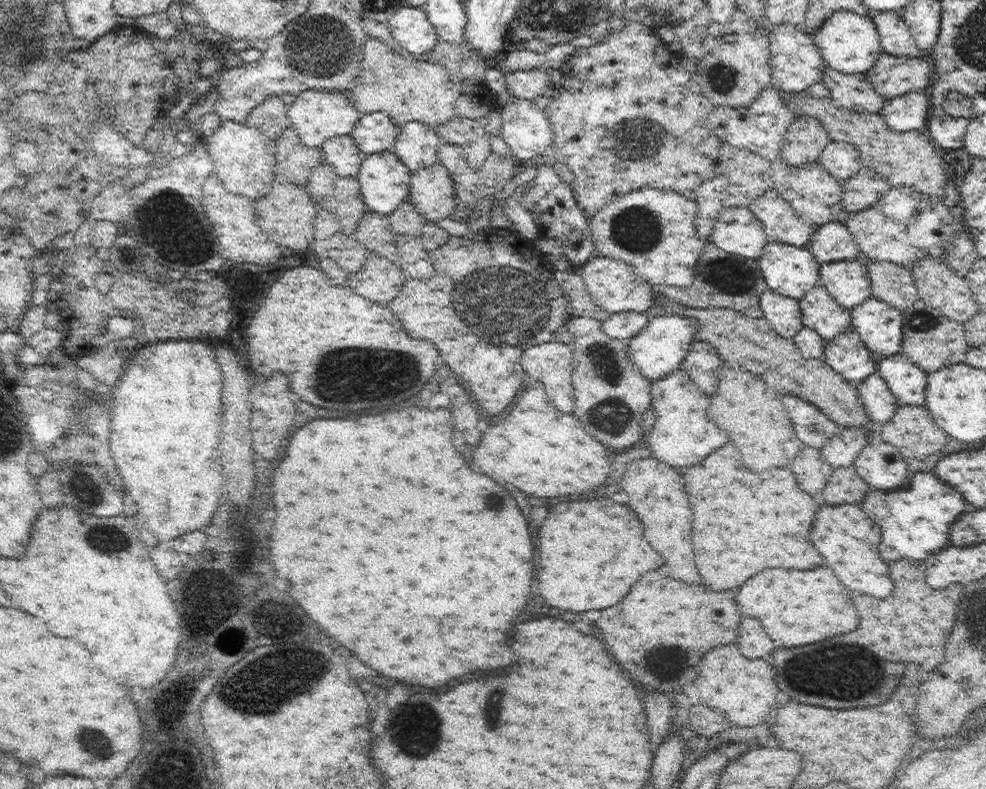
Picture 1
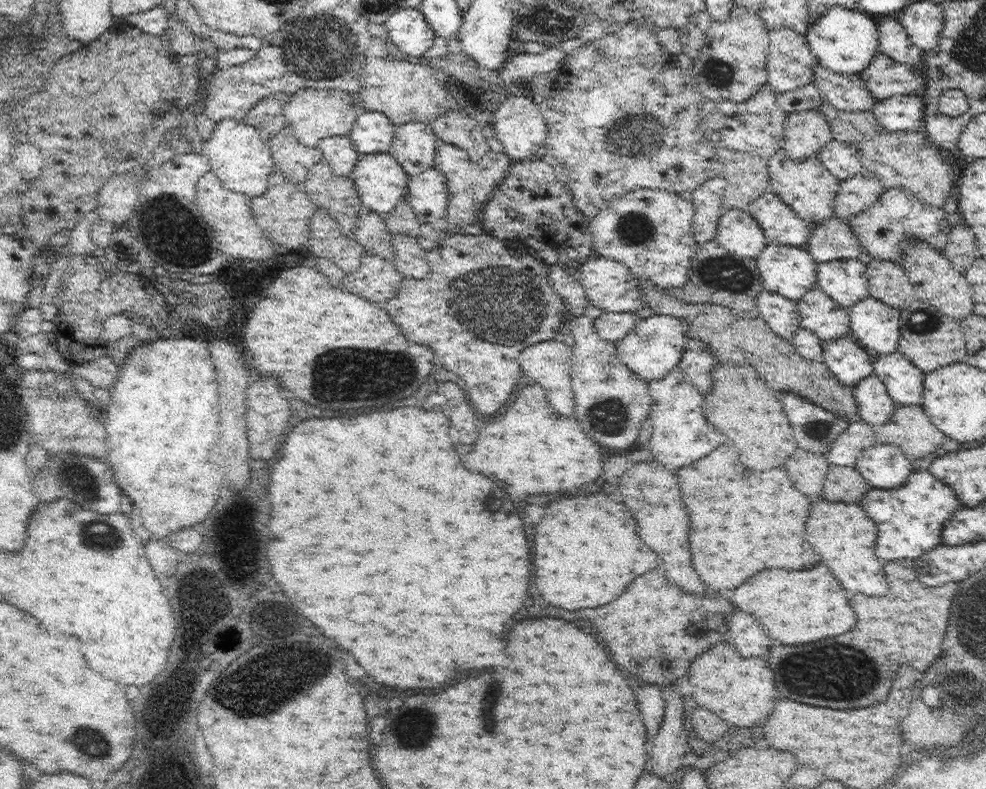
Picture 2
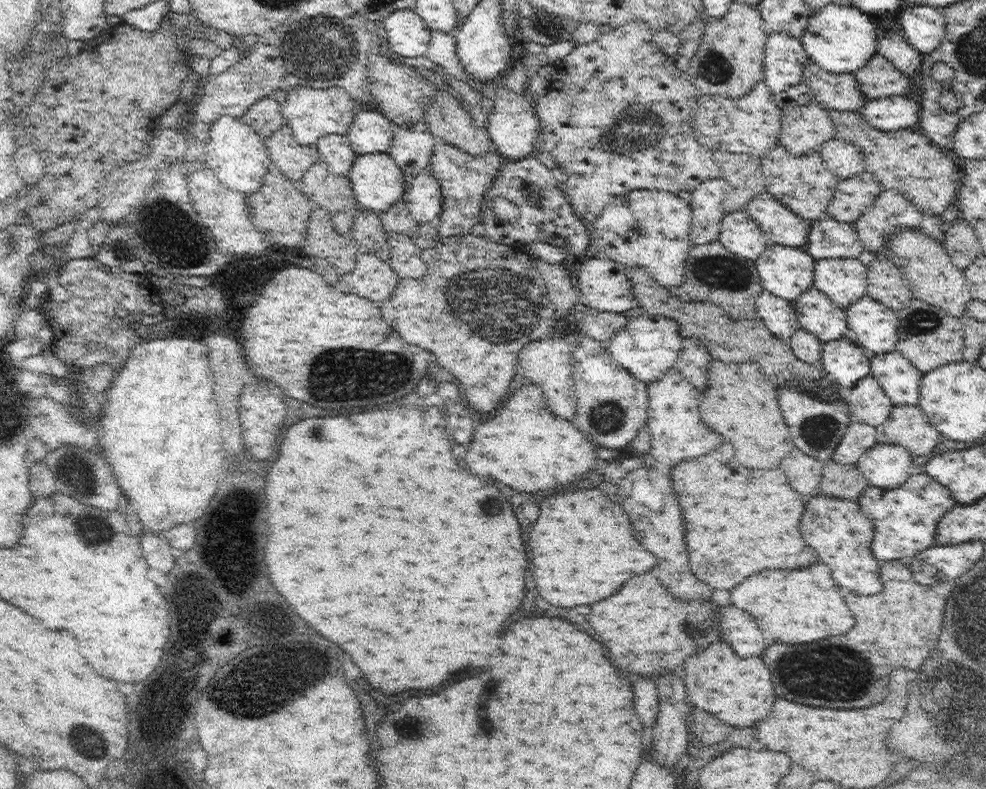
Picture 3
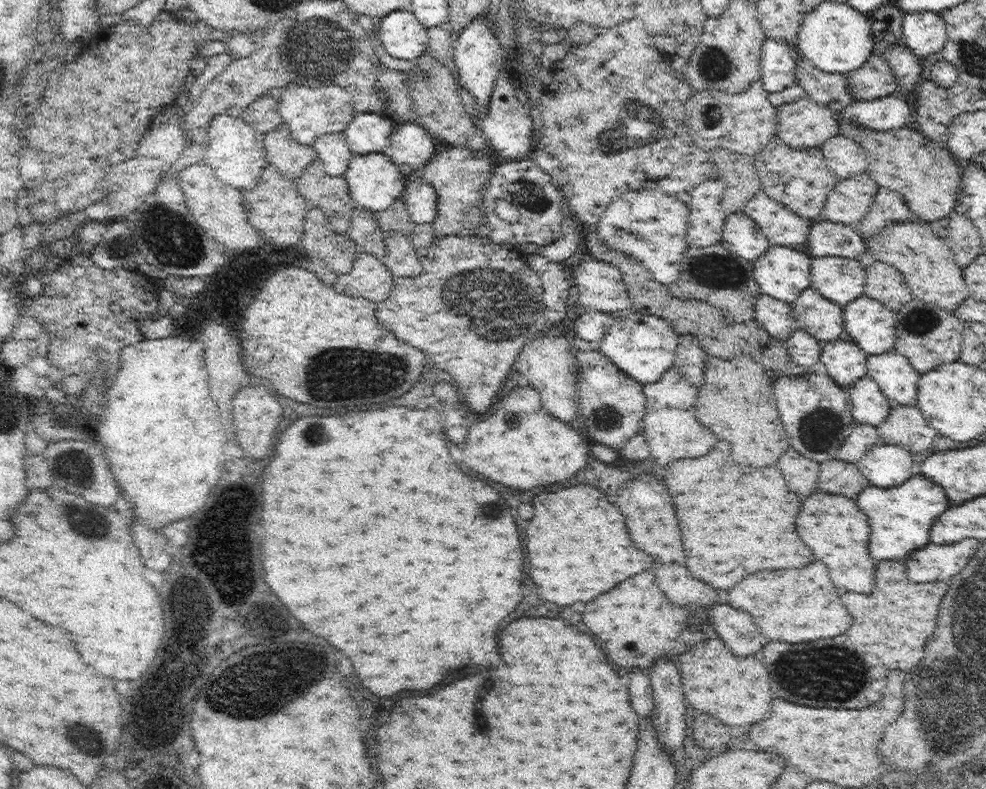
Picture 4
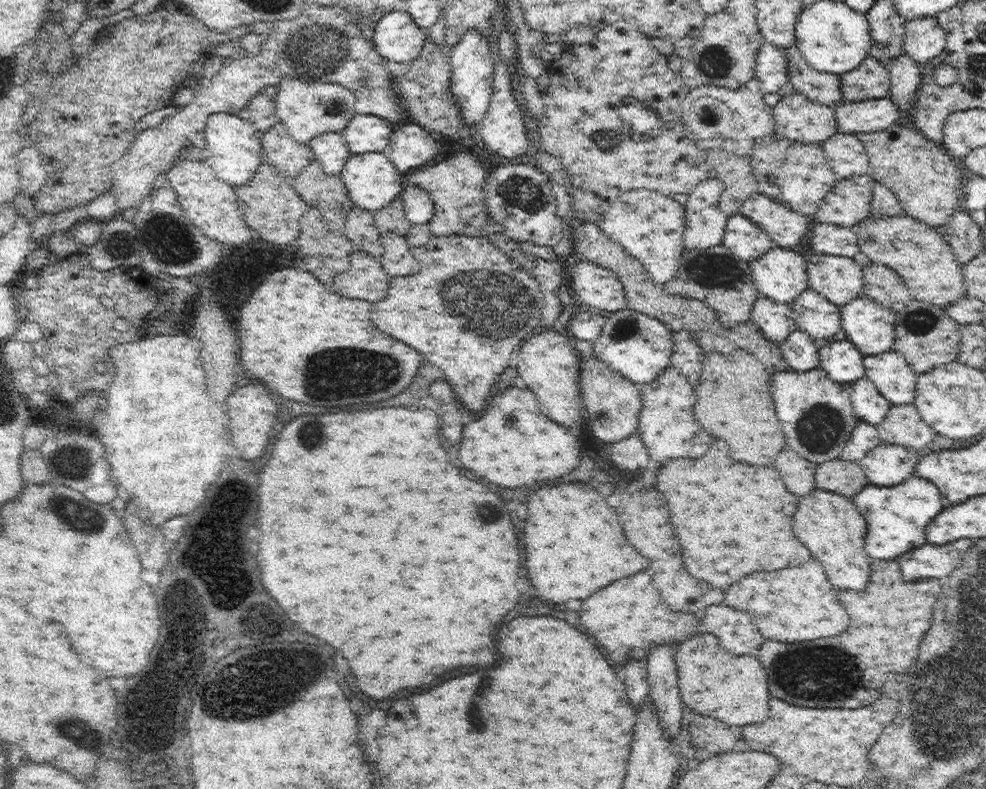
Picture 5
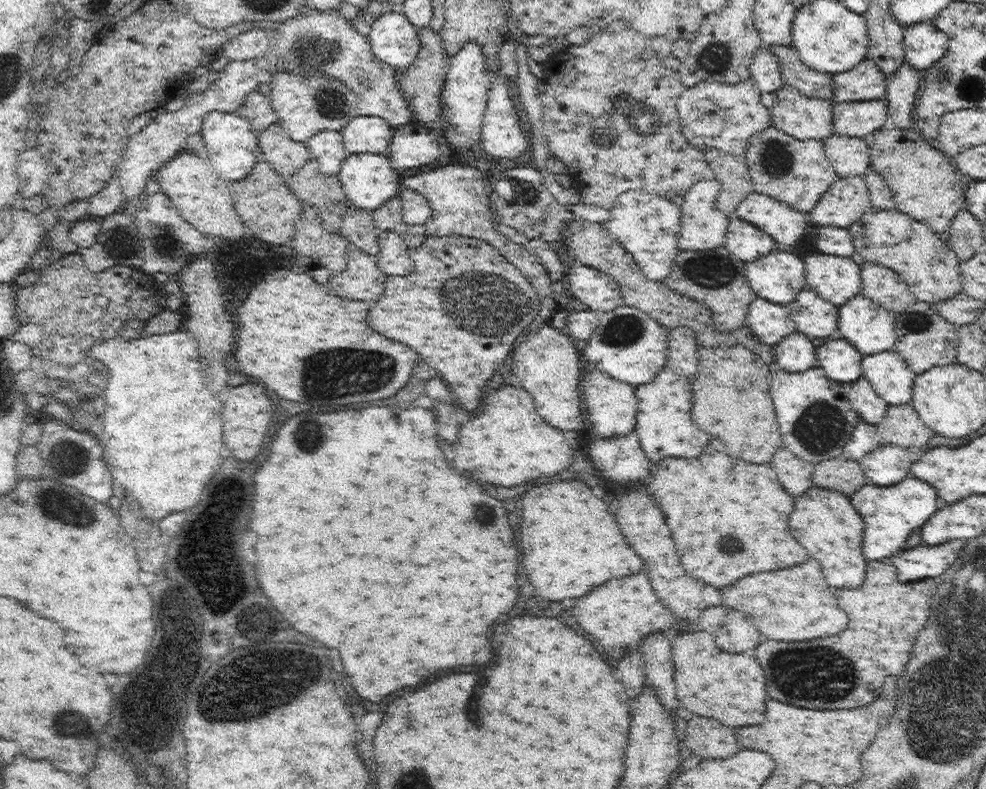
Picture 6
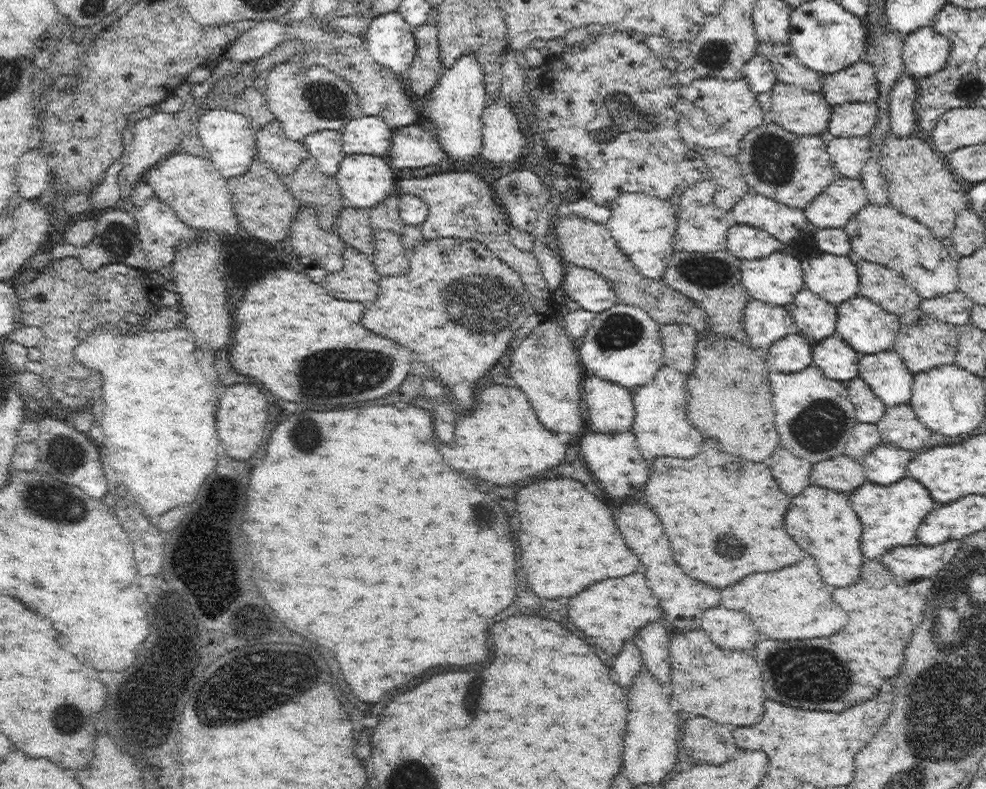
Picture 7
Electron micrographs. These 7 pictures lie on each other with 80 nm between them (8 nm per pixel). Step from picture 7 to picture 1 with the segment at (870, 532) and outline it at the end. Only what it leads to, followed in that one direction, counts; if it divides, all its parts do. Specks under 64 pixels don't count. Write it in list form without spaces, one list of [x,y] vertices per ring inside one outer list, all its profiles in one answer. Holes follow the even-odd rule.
[[[918,472],[912,478],[906,478],[908,484],[898,490],[870,490],[862,500],[862,510],[872,512],[876,524],[882,528],[880,556],[882,560],[926,560],[932,554],[938,554],[948,546],[952,522],[966,512],[966,500],[962,494],[932,476],[930,472]]]

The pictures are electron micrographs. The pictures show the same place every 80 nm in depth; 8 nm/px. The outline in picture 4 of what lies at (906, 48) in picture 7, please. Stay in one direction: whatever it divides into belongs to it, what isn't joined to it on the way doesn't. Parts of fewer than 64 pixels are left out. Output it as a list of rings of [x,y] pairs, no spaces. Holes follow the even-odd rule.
[[[918,11],[903,20],[903,40],[920,60],[941,52],[947,39],[946,23],[939,13]]]

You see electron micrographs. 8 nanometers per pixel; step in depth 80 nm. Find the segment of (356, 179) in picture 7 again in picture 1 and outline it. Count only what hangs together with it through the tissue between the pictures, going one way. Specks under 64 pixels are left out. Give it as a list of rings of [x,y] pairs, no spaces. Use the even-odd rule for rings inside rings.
[[[392,149],[363,156],[356,176],[366,209],[376,211],[380,215],[394,212],[398,204],[409,198],[411,173]]]

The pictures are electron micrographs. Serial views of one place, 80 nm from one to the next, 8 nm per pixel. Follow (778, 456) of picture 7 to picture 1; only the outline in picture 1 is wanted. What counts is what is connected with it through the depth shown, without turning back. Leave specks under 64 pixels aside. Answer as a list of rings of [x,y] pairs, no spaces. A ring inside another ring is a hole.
[[[802,448],[792,462],[794,478],[798,486],[808,494],[822,492],[832,470],[832,466],[824,460],[818,448]]]

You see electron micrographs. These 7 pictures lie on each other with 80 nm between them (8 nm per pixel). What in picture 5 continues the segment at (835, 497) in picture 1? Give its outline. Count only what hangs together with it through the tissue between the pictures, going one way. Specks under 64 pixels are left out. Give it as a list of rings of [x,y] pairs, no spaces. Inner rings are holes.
[[[841,456],[817,465],[816,488],[850,497],[858,494],[864,486],[868,486],[868,479],[857,461],[848,461]]]

